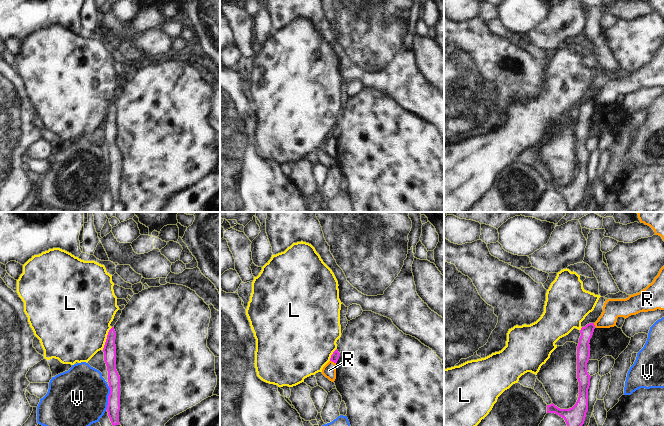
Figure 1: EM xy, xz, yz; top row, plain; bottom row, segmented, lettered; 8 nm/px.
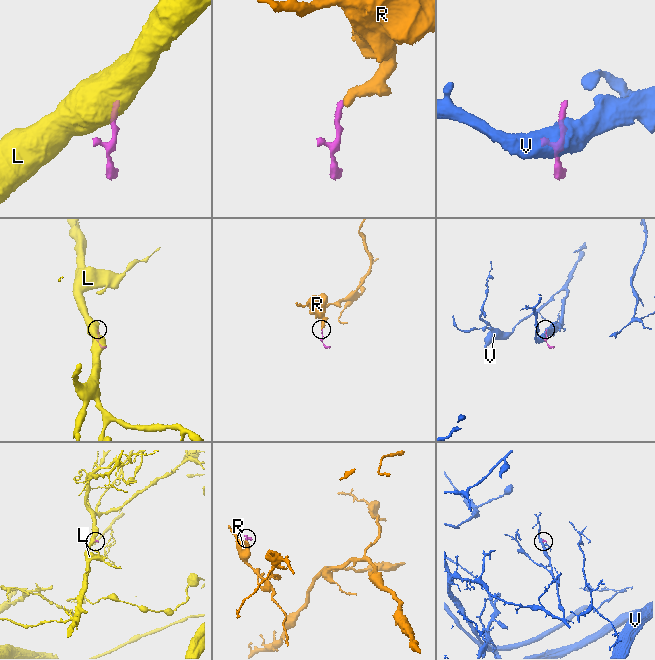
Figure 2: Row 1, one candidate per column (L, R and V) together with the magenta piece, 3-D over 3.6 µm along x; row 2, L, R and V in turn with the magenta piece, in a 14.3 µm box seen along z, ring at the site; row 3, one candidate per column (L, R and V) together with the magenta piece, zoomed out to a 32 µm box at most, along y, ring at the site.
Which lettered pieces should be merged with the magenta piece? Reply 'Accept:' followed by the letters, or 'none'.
Accept: none.

